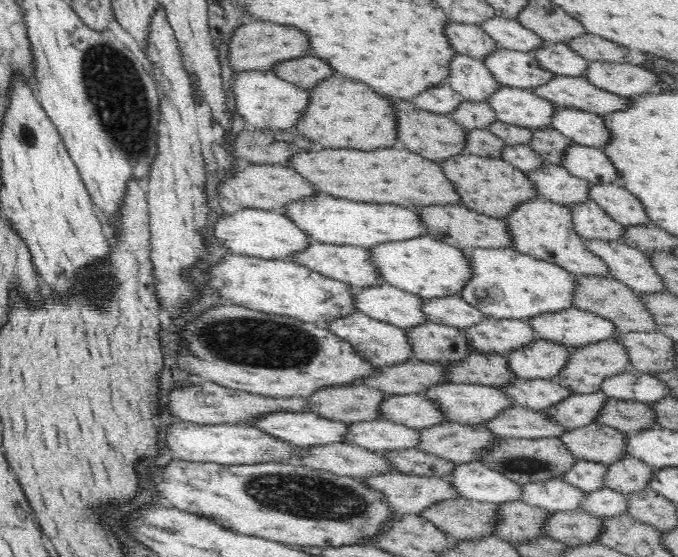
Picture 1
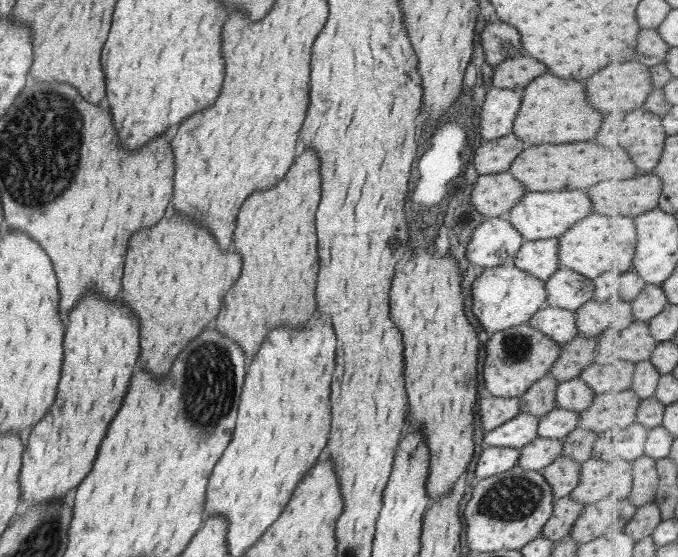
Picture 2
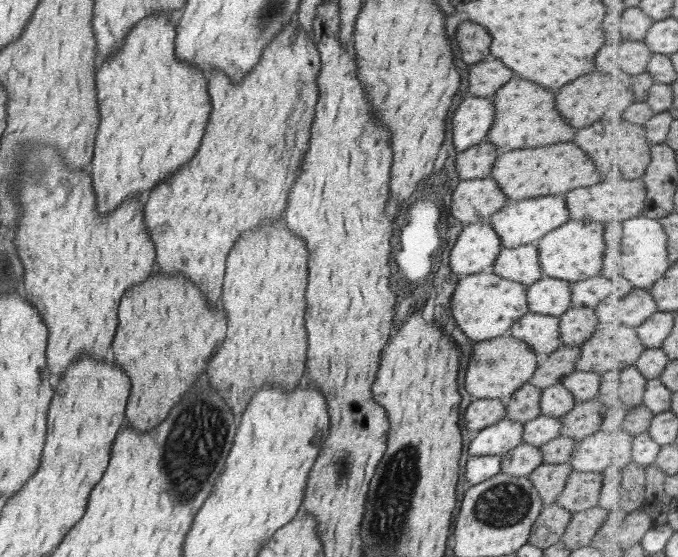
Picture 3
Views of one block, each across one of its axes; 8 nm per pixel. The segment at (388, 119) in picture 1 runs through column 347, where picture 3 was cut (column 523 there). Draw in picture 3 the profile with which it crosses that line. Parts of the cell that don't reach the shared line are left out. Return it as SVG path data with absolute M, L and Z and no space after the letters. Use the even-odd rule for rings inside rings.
M511 78L507 84L499 86L491 97L491 101L495 105L493 122L491 122L491 128L487 130L484 140L495 145L500 152L567 142L575 134L575 130L571 126L567 126L567 122L559 116L559 111L555 109L553 94L539 84L527 82L525 78Z

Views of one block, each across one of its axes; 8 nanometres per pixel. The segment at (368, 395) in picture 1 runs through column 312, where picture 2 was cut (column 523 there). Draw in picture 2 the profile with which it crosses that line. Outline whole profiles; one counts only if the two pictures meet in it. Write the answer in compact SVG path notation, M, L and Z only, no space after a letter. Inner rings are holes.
M549 375L531 383L525 394L519 396L519 411L540 417L556 408L557 381Z

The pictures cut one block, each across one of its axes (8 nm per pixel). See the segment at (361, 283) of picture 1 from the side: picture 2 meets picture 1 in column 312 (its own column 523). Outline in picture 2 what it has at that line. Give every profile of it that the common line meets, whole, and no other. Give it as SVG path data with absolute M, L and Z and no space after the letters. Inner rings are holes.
M557 239L523 241L510 264L538 278L547 280L558 268Z

